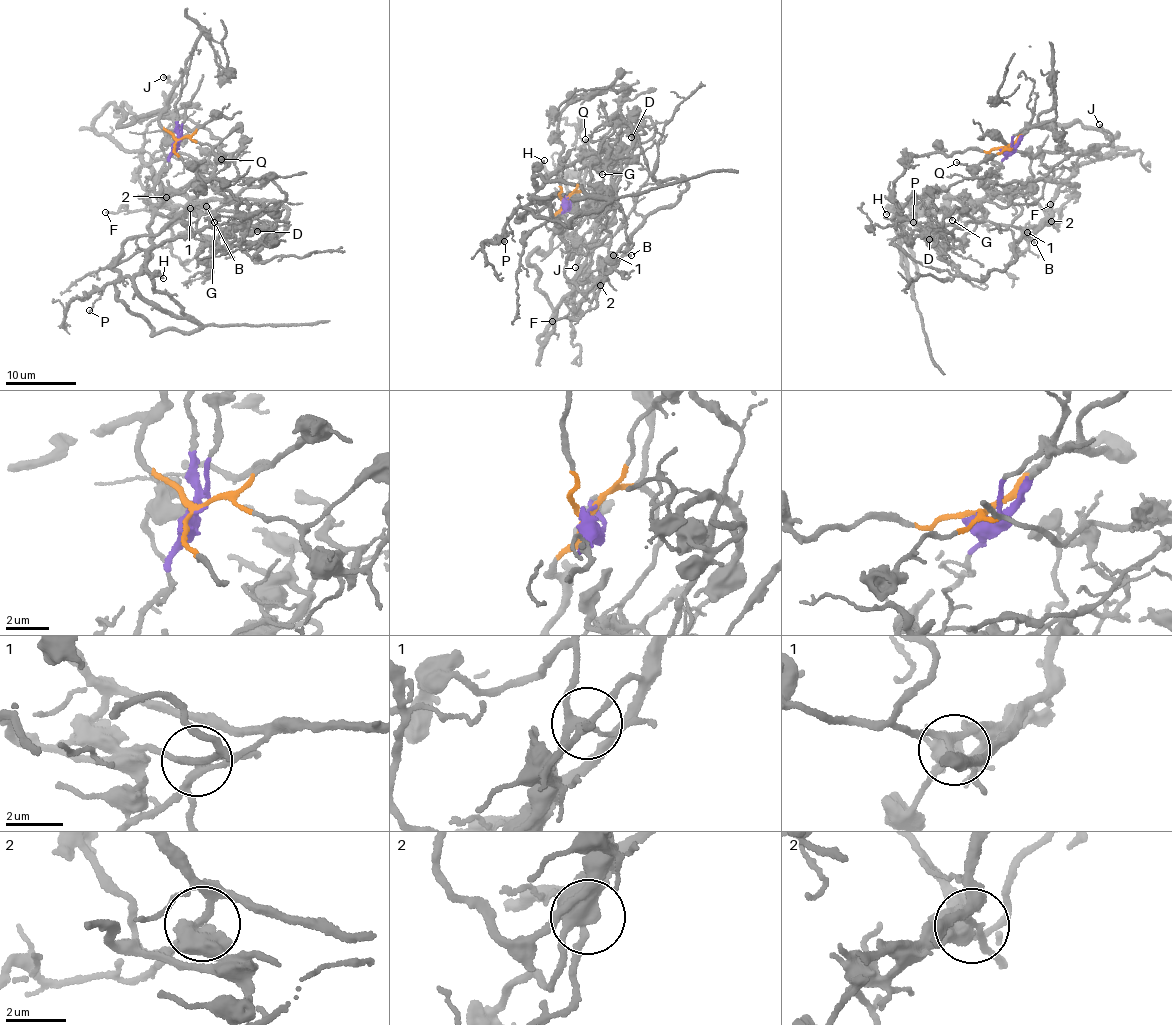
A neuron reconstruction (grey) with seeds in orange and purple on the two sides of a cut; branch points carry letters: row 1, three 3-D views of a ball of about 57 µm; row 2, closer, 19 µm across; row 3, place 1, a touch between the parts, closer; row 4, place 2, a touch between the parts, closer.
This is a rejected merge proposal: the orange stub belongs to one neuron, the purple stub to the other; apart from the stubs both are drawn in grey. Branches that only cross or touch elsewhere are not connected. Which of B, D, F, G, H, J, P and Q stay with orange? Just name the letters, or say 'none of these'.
F, J, Q

